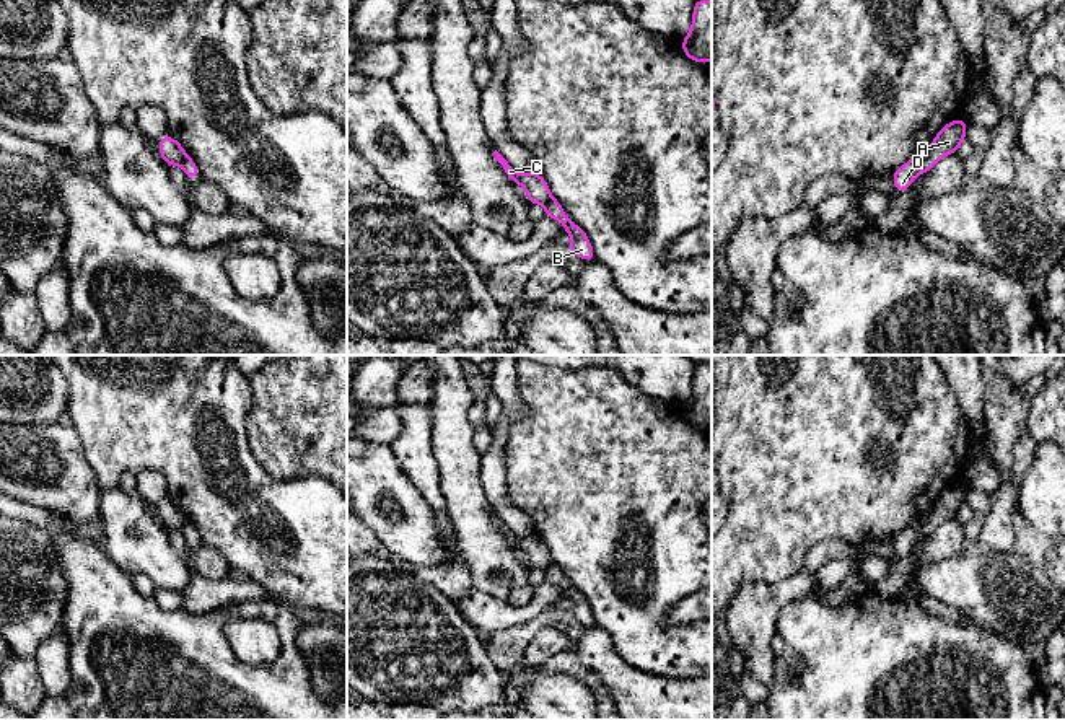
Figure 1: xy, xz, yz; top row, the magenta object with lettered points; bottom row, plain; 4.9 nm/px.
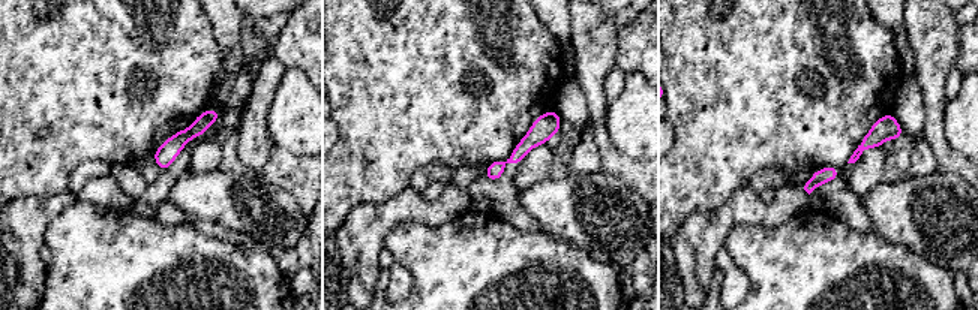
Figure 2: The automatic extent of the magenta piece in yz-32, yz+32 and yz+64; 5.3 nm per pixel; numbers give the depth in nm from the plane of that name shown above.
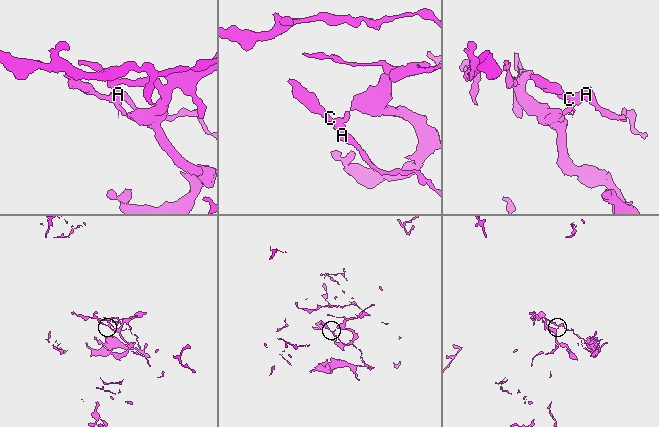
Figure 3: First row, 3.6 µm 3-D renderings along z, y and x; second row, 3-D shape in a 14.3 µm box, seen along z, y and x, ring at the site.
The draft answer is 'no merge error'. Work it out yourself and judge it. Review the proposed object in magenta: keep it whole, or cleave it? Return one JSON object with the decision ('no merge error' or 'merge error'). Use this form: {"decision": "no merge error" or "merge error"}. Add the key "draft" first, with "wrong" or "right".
{"draft": "wrong", "decision": "merge error"}

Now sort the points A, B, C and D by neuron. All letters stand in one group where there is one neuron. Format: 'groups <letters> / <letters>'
groups A B / C D

